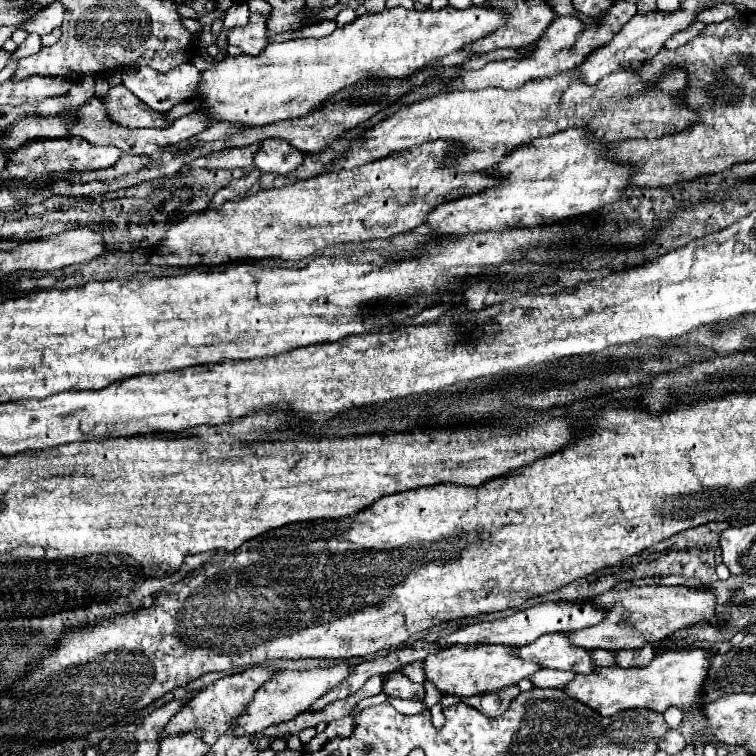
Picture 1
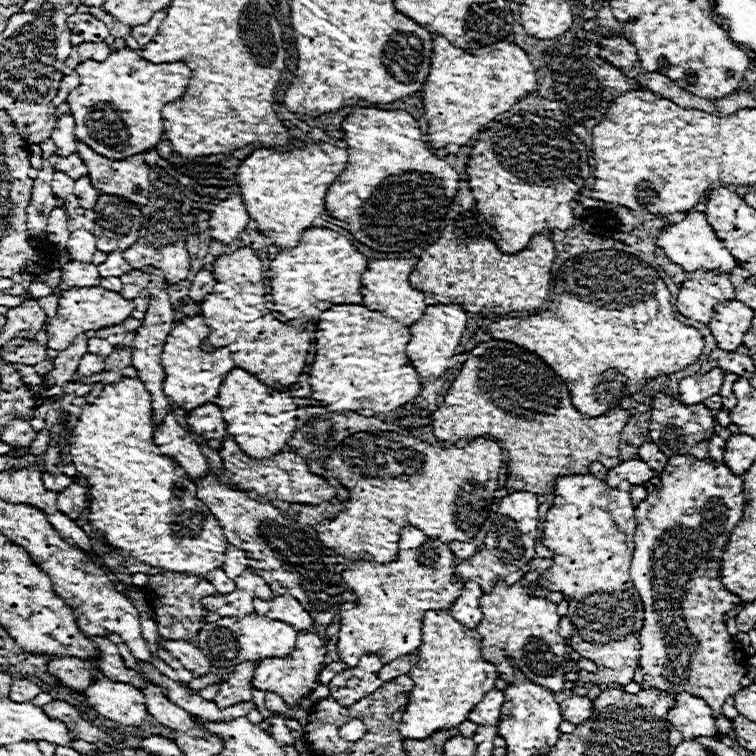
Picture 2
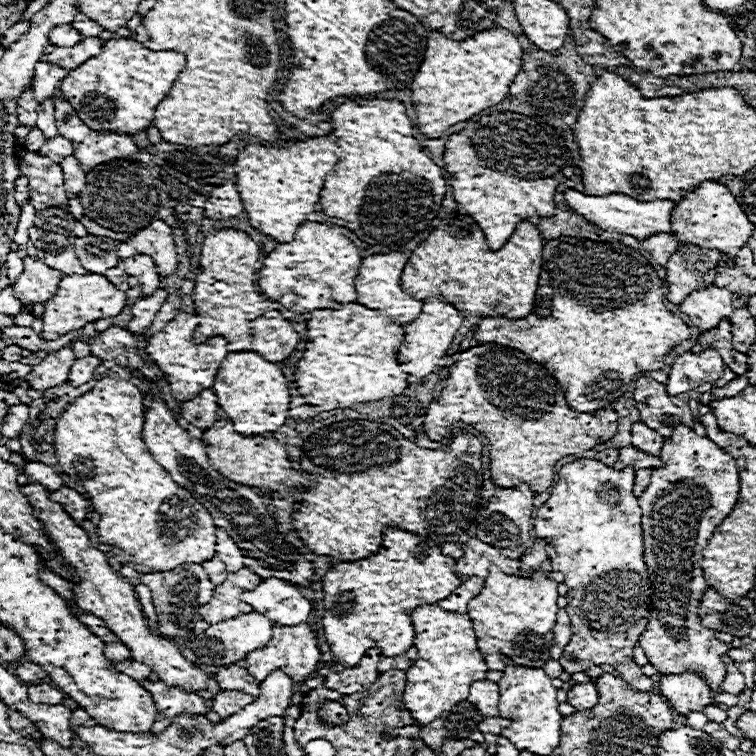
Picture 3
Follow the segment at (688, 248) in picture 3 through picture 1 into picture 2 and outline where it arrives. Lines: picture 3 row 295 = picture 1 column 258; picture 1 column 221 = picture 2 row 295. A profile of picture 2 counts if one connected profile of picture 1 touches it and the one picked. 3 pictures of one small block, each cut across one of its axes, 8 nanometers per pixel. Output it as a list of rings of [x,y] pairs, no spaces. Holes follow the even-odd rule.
[[[696,272],[688,274],[688,282],[680,286],[680,294],[676,300],[676,310],[702,324],[710,324],[714,306],[722,300],[734,300],[734,286],[728,276],[716,272]]]

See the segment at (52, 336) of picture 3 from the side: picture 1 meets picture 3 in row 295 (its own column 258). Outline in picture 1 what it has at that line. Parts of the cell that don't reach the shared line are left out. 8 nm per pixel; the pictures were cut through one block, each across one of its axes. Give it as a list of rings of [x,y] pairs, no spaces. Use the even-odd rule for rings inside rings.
[[[446,6],[442,10],[406,10],[390,8],[380,14],[358,16],[352,24],[336,28],[330,36],[324,38],[296,38],[282,44],[268,44],[266,52],[258,56],[226,56],[214,68],[202,72],[202,86],[198,86],[198,96],[202,96],[204,106],[210,110],[214,120],[240,122],[246,126],[264,126],[278,120],[302,118],[310,112],[318,112],[326,102],[340,90],[362,82],[362,80],[384,80],[384,78],[408,78],[418,70],[434,66],[440,58],[462,50],[464,46],[490,36],[494,30],[506,26],[508,12],[494,6],[470,6],[458,10]]]

